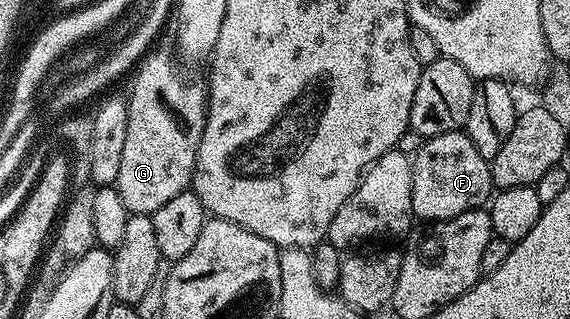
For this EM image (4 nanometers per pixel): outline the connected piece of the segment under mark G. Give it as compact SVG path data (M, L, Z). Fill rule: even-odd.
M152 49L139 63L127 99L129 129L125 132L125 148L117 155L114 187L128 215L152 215L161 204L192 185L199 141L207 119L206 85L202 81L194 82L182 70L184 67L174 53L159 49ZM179 122L187 122L187 130Z

